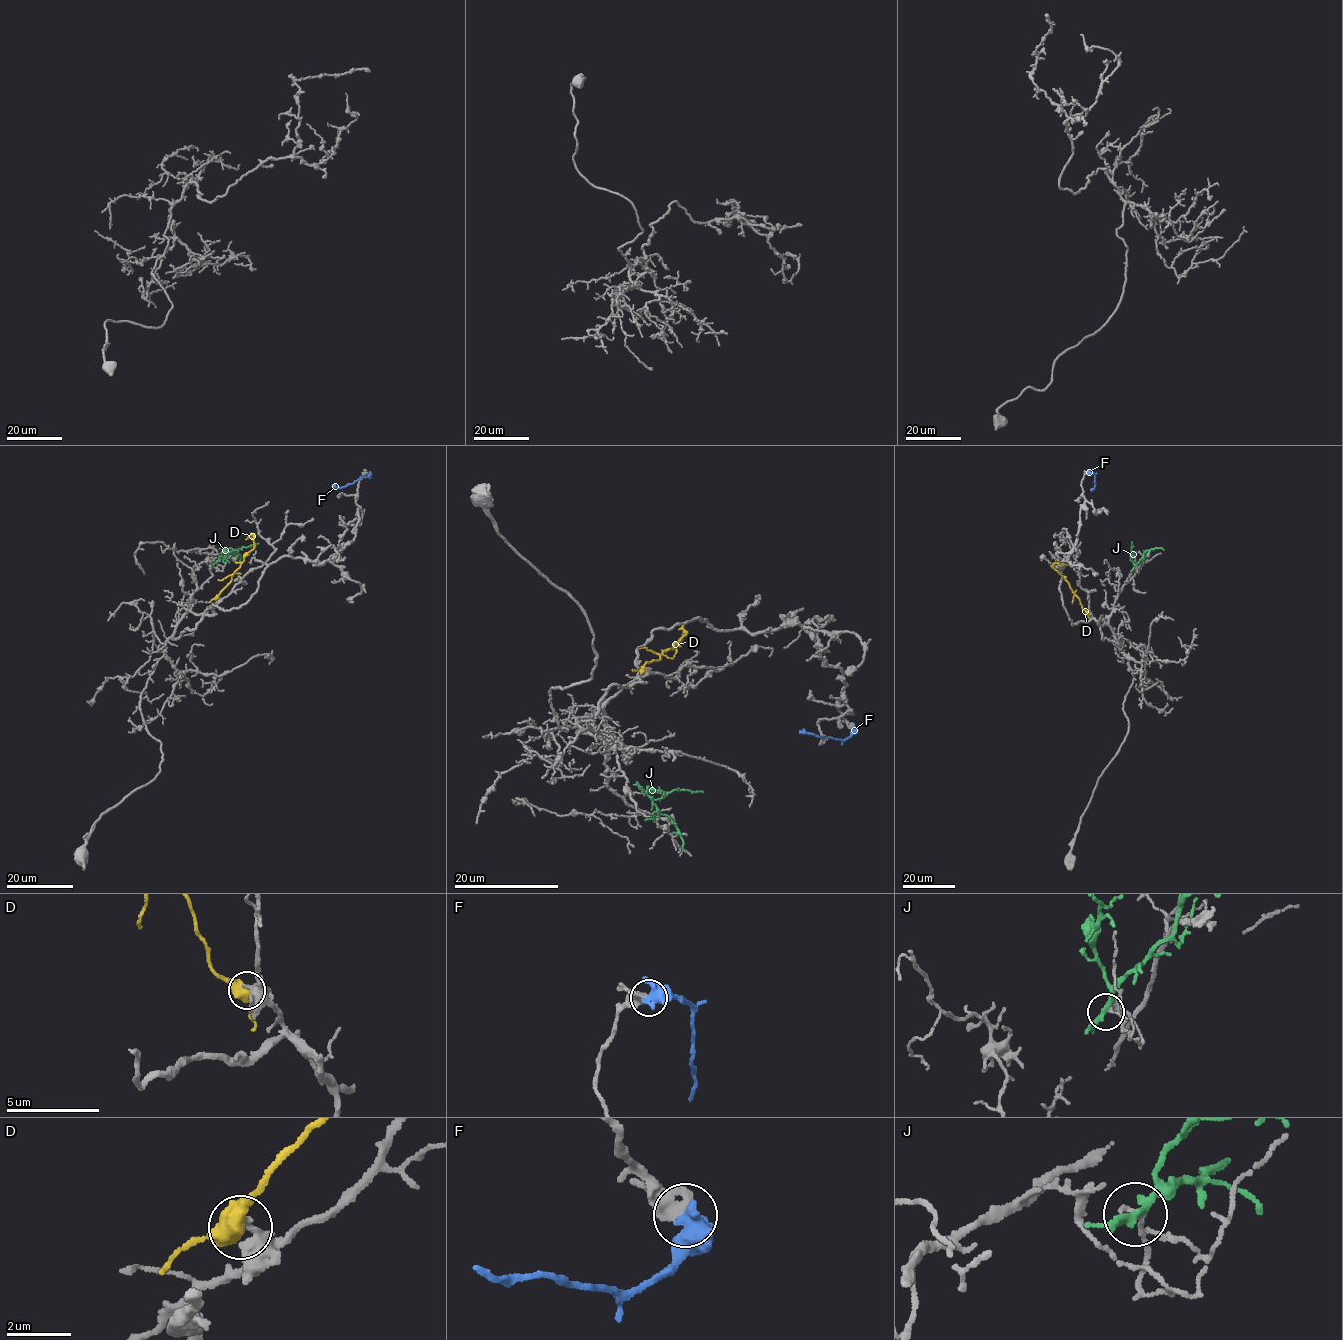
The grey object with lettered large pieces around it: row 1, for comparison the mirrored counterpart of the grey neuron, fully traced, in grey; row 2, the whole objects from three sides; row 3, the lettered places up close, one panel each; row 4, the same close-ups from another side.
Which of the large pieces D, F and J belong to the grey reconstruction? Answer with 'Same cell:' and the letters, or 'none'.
Same cell: F

